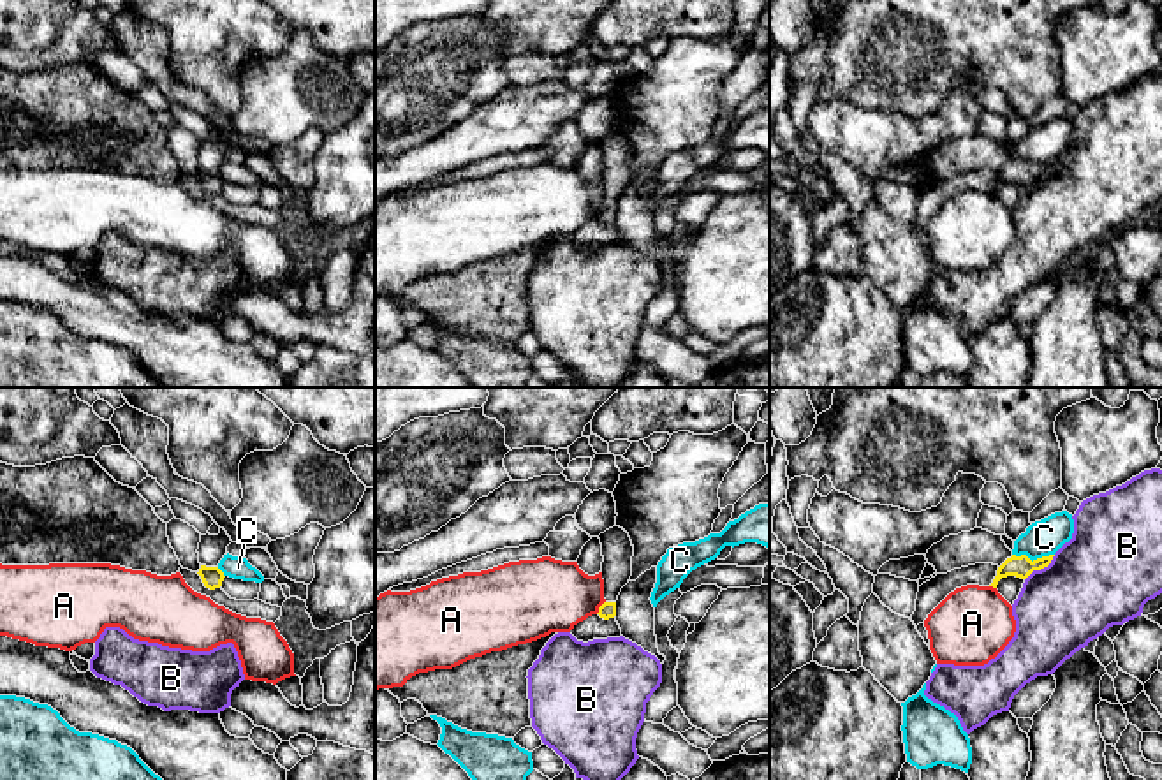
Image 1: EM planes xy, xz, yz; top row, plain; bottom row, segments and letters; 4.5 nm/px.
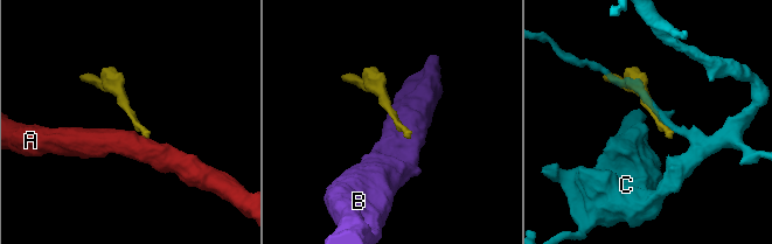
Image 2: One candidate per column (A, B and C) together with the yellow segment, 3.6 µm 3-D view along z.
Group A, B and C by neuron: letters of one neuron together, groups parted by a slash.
A / B / C

